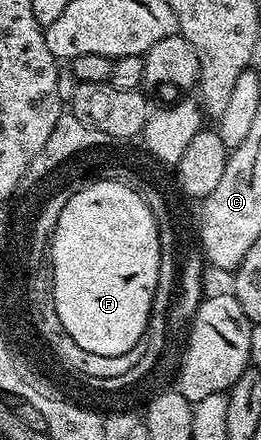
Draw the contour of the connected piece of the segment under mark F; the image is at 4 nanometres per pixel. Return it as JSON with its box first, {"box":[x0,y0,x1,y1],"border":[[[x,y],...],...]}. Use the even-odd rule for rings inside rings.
{"box":[49,180,159,352],"border":[[[99,180],[93,184],[85,185],[79,192],[69,198],[65,208],[61,210],[56,220],[55,232],[51,234],[49,251],[51,266],[52,286],[55,288],[55,302],[57,316],[62,326],[68,331],[69,337],[74,342],[89,348],[94,352],[122,352],[128,345],[135,341],[146,330],[147,319],[150,318],[151,303],[158,288],[159,268],[159,232],[156,219],[146,201],[134,187],[131,187],[120,180]]]}

